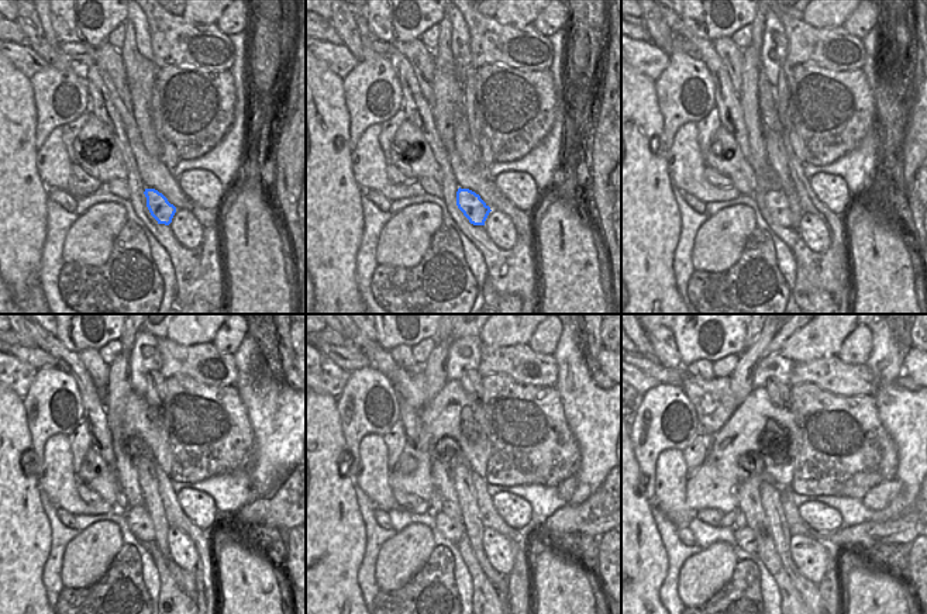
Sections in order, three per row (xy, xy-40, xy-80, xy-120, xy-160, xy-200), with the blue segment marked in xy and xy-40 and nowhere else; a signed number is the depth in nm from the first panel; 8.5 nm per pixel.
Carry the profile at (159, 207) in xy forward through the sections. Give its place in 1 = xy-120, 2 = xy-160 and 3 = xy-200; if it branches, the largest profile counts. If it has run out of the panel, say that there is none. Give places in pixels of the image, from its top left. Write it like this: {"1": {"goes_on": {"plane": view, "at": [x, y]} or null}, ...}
{"1": {"goes_on": {"plane": "xy-120", "at": [138, 527]}}, "2": {"goes_on": {"plane": "xy-160", "at": [452, 528]}}, "3": {"goes_on": {"plane": "xy-200", "at": [744, 537]}}}

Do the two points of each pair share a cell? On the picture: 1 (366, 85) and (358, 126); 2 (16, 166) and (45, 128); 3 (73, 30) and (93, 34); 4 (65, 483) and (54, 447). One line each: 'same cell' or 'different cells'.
1: same cell
2: different cells
3: same cell
4: same cell

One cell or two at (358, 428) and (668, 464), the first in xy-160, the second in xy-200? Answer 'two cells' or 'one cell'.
two cells

